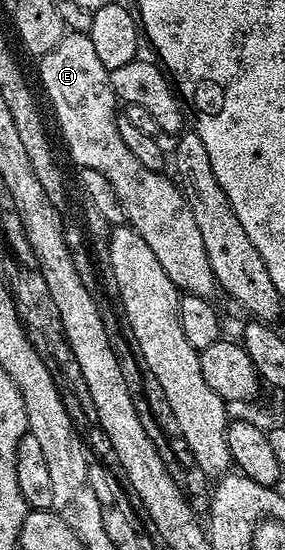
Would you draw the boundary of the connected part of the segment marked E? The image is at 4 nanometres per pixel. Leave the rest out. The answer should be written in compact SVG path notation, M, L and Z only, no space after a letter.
M64 33L57 48L42 55L38 62L43 90L55 109L55 122L63 133L63 142L67 145L72 160L76 162L76 167L96 169L105 178L123 210L124 219L145 240L145 244L153 248L153 256L157 256L161 268L165 268L165 276L173 280L173 284L180 292L214 299L217 294L217 283L213 276L213 268L209 268L209 256L205 256L205 243L201 240L201 231L197 229L197 220L193 220L193 212L189 208L187 197L170 177L166 178L166 173L145 168L145 164L141 164L141 160L137 160L133 152L129 152L125 140L121 140L117 99L111 87L111 75L105 64L101 64L97 51L93 49L90 33Z

